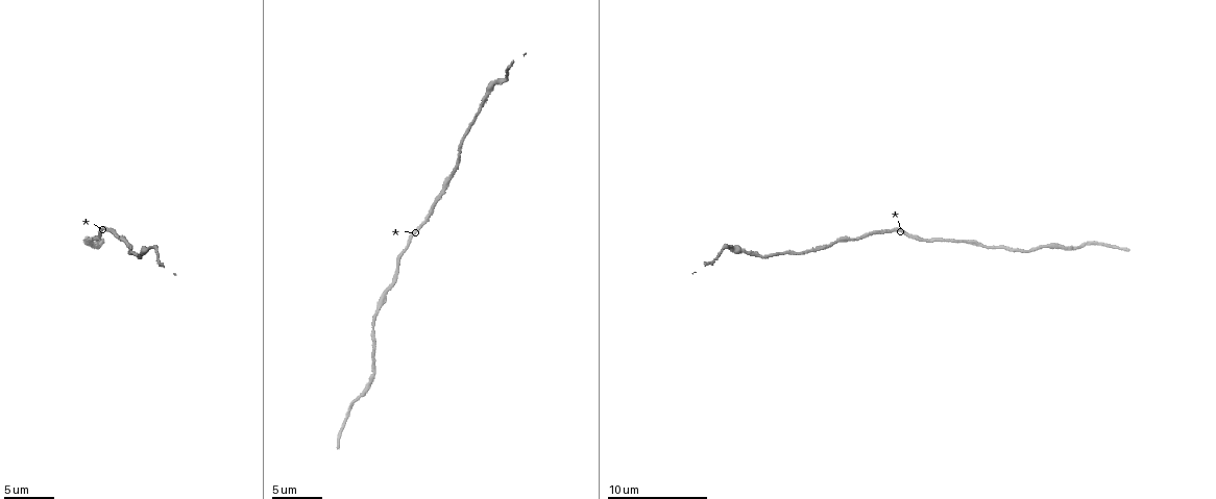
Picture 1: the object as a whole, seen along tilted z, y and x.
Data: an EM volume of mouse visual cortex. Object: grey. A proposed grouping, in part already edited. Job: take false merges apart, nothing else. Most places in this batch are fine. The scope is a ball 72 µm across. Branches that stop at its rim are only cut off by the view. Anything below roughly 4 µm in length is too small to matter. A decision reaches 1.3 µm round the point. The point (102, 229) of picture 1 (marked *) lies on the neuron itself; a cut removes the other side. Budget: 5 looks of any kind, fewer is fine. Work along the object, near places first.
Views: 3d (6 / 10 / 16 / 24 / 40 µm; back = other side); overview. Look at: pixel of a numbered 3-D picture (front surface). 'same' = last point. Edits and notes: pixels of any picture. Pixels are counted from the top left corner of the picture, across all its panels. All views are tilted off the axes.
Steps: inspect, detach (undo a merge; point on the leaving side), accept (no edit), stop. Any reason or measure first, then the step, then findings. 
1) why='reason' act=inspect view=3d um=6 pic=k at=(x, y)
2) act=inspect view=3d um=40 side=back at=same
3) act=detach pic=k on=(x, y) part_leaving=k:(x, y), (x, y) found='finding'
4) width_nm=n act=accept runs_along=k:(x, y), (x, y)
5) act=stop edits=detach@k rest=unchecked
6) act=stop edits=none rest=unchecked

why='sudden change in width' act=inspect view=3d um=10 pic=1 at=(829, 247)

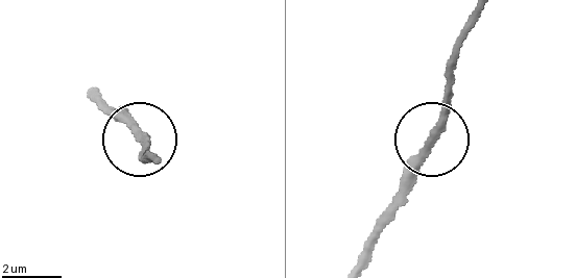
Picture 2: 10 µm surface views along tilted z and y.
act=accept runs_along=2:(359, 261), (452, 79) found='one neuron here'

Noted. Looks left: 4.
why='calibre changes' act=inspect view=3d um=6 pic=1 at=(989, 248)

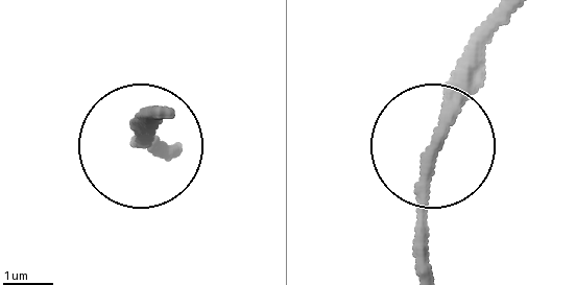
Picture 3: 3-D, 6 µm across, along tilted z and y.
act=accept runs_along=3:(499, 26), (481, 88), (428, 163), (416, 271) found='one neuron here'

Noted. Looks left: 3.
why='thick turns thin' act=inspect view=3d um=10 pic=1 at=(501, 79)

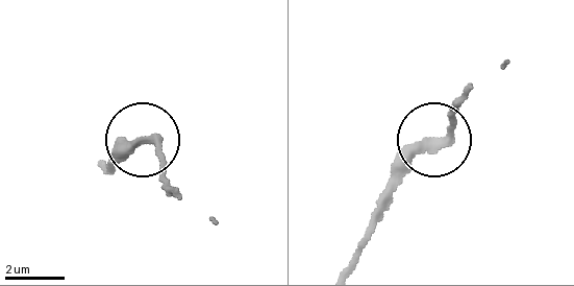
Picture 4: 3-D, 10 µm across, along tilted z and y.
act=inspect view=3d um=10 side=back pic=4 at=(142, 143)

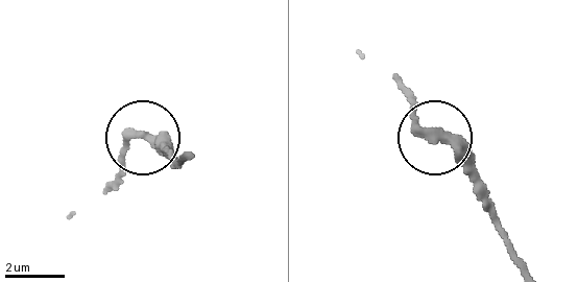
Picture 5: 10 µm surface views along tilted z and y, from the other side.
act=accept runs_along=5:(521, 261), (472, 164), (425, 134), (396, 85) found='continuous, no second neuron'

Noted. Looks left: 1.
act=stop edits=none rest=unchecked

